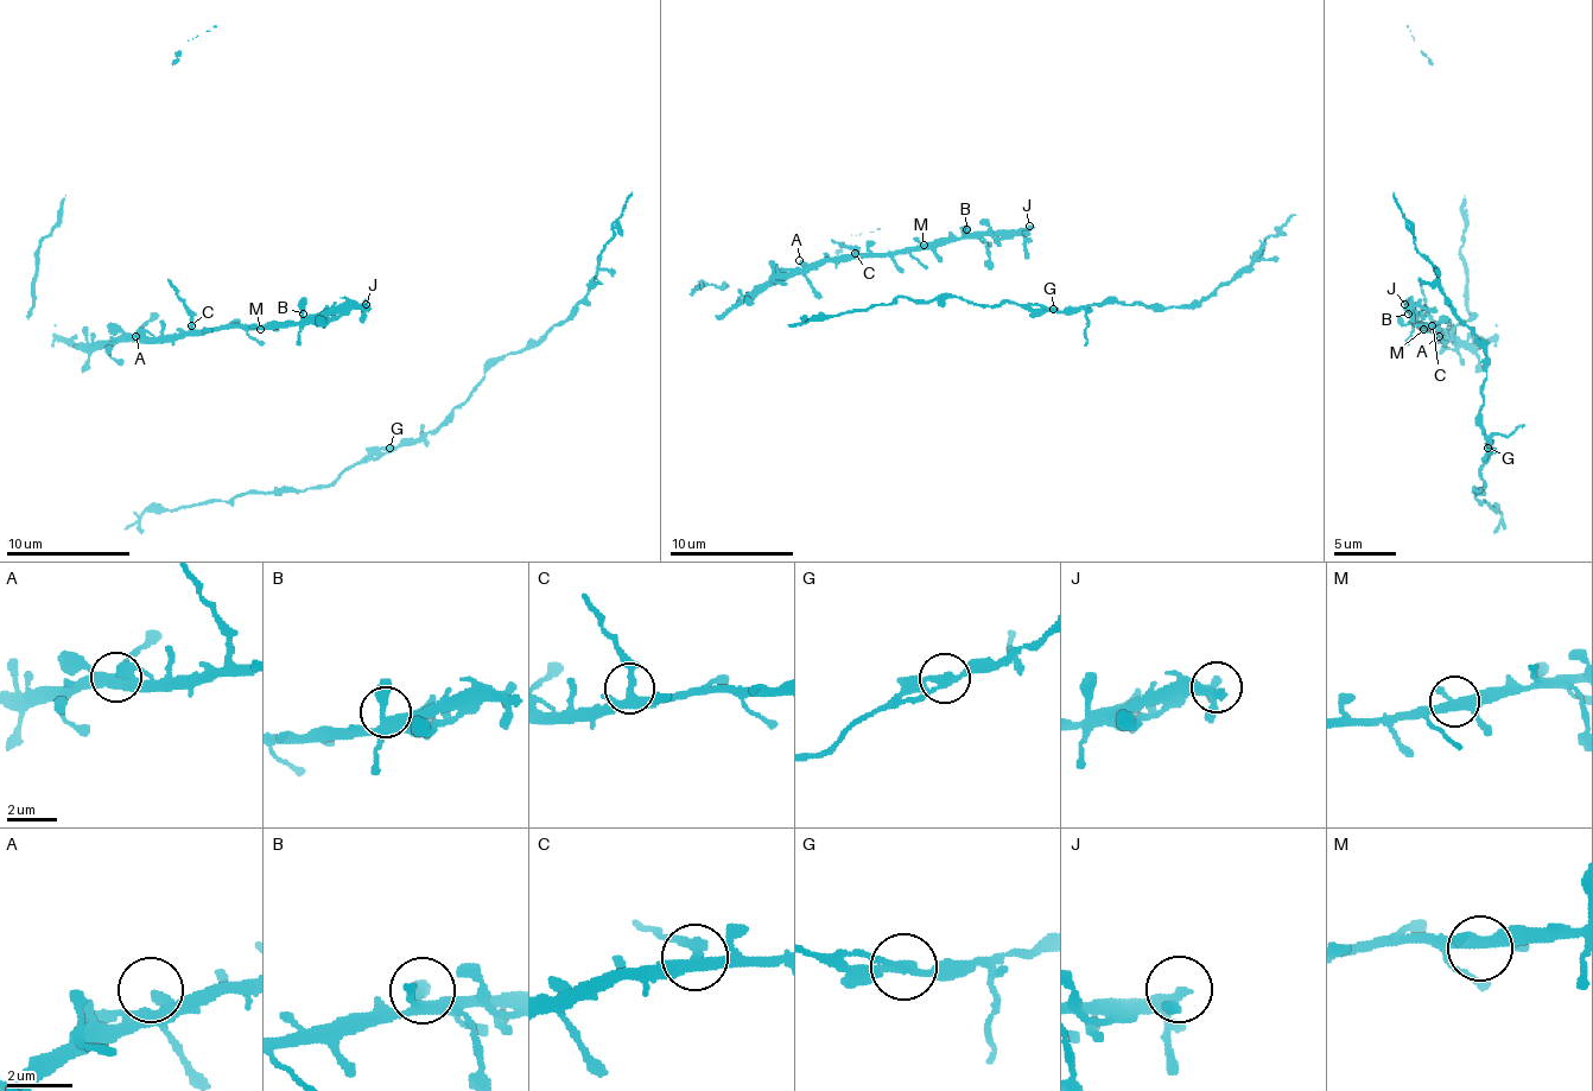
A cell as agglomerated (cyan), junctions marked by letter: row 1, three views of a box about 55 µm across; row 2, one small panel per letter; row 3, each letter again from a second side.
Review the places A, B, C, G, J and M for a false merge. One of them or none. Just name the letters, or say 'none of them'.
C

